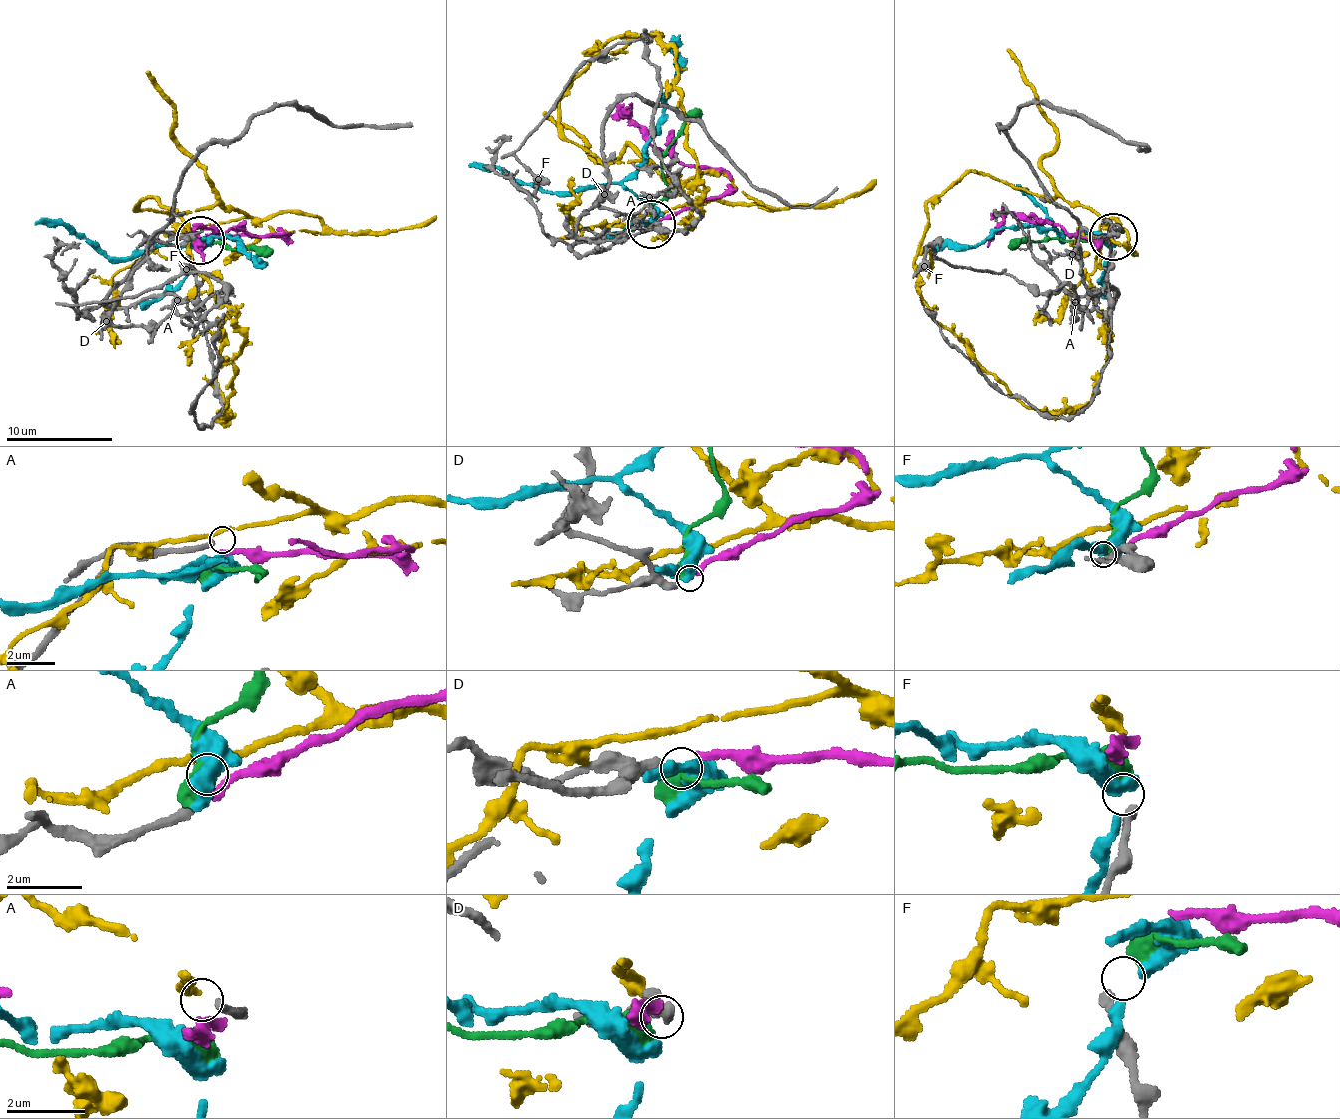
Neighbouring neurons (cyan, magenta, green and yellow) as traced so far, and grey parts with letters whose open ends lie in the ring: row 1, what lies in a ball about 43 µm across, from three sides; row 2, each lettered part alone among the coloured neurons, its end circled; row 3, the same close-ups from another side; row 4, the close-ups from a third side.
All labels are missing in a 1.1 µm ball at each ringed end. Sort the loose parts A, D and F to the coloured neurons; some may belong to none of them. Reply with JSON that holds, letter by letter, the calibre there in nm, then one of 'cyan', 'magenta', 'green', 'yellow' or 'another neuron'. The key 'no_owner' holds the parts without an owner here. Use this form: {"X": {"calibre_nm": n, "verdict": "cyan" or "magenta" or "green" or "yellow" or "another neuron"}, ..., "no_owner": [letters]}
{"A": {"calibre_nm": 240, "verdict": "another neuron"}, "D": {"calibre_nm": 320, "verdict": "magenta"}, "F": {"calibre_nm": 240, "verdict": "green"}, "no_owner": ["A"]}

